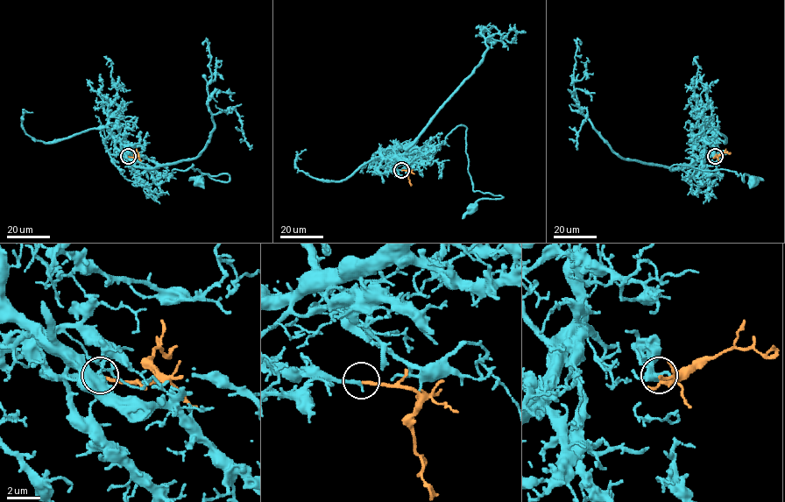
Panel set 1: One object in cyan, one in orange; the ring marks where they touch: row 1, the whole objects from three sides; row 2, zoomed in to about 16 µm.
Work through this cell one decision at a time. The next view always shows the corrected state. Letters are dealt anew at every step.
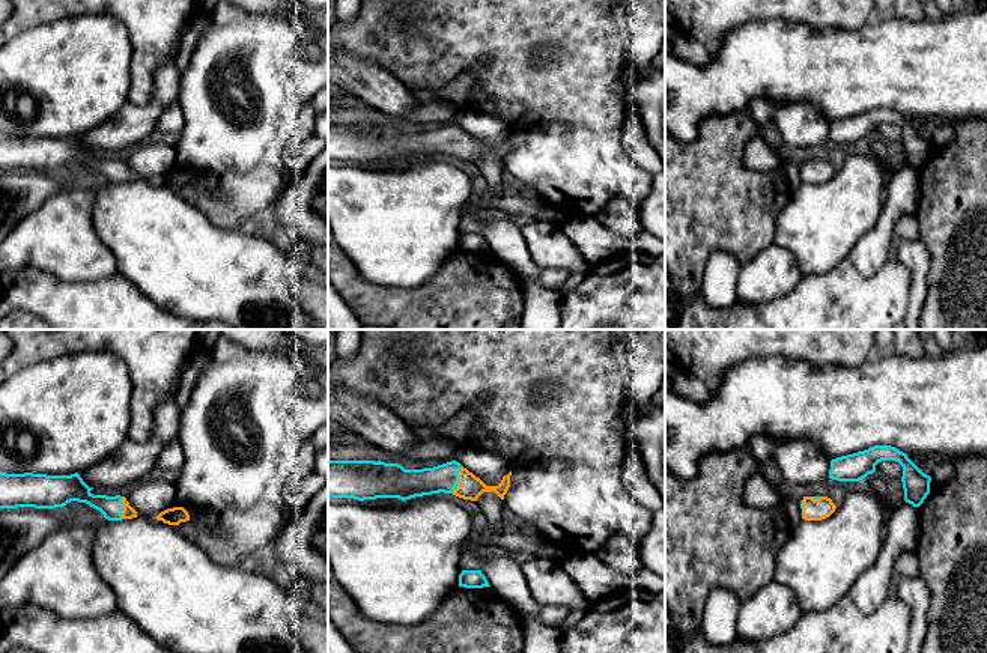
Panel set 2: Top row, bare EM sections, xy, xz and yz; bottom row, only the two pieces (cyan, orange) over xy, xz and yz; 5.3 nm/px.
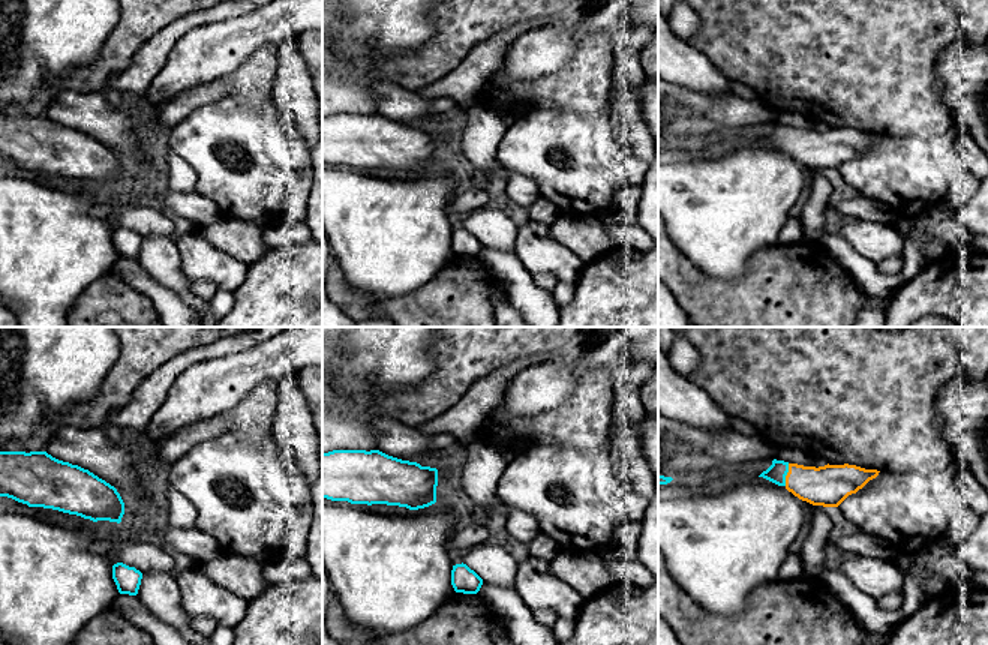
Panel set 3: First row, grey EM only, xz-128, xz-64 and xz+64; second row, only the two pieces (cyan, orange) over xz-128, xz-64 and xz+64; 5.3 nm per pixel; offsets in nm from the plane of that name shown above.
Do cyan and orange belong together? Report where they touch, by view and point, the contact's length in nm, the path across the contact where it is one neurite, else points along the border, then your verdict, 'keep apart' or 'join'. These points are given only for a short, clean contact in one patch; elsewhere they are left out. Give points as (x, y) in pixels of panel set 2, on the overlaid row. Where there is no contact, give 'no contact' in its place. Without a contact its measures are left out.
contact xz (458, 480); length 160 nm; way xz (411, 483), (458, 480), (470, 486); join

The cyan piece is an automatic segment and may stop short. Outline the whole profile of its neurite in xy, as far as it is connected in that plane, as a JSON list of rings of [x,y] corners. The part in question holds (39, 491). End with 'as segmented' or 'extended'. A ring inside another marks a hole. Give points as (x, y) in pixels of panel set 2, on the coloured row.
[[[0,472],[0,509],[56,509],[71,501],[86,503],[108,521],[137,518],[125,497],[93,495],[78,472],[71,475]]]; extended

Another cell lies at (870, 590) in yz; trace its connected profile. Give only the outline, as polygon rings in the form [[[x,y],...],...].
[[[904,503],[892,512],[877,560],[855,581],[847,594],[861,612],[876,611],[889,597],[888,588],[895,563],[901,554],[916,551],[918,533],[918,507]]]

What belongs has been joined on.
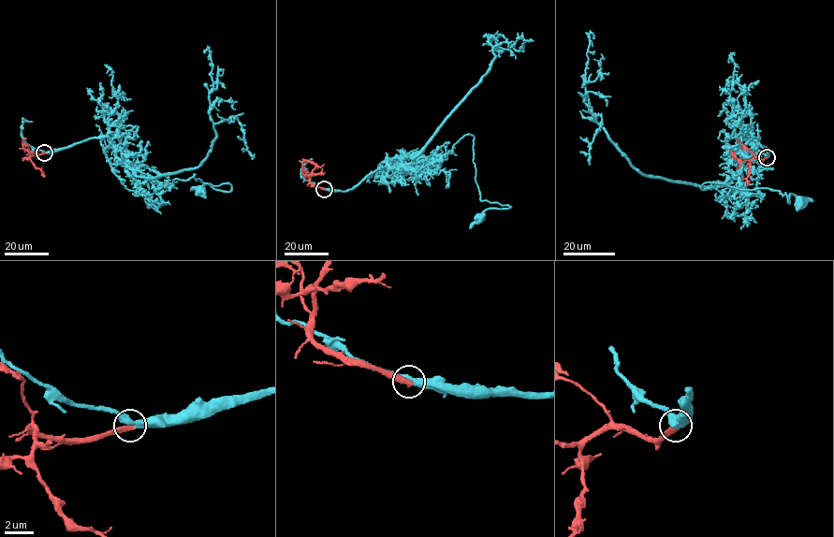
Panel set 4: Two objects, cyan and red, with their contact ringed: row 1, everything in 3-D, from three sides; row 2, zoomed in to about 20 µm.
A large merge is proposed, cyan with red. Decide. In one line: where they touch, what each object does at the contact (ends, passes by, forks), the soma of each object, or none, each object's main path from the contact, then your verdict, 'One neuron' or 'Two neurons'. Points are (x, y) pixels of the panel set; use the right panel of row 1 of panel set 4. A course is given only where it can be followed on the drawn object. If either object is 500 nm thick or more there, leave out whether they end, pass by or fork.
Place: (767, 157). At the ring cyan passes by. At the ring red ends. Soma of cyan: (799, 201). Soma of red: none. Course of cyan: (766, 156), (763, 146), (739, 137), (741, 164), (727, 195), (701, 189), (763, 187), (798, 200). Course of red: (767, 157), (741, 160), (732, 152). One neuron

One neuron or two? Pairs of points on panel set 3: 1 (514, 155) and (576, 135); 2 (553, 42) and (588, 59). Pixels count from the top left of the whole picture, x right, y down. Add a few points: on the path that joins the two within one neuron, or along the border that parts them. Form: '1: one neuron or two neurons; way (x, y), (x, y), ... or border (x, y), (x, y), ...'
1: one neuron; way (529, 146), (561, 141)
2: two neurons; border (603, 32), (586, 32), (571, 57), (546, 74)

